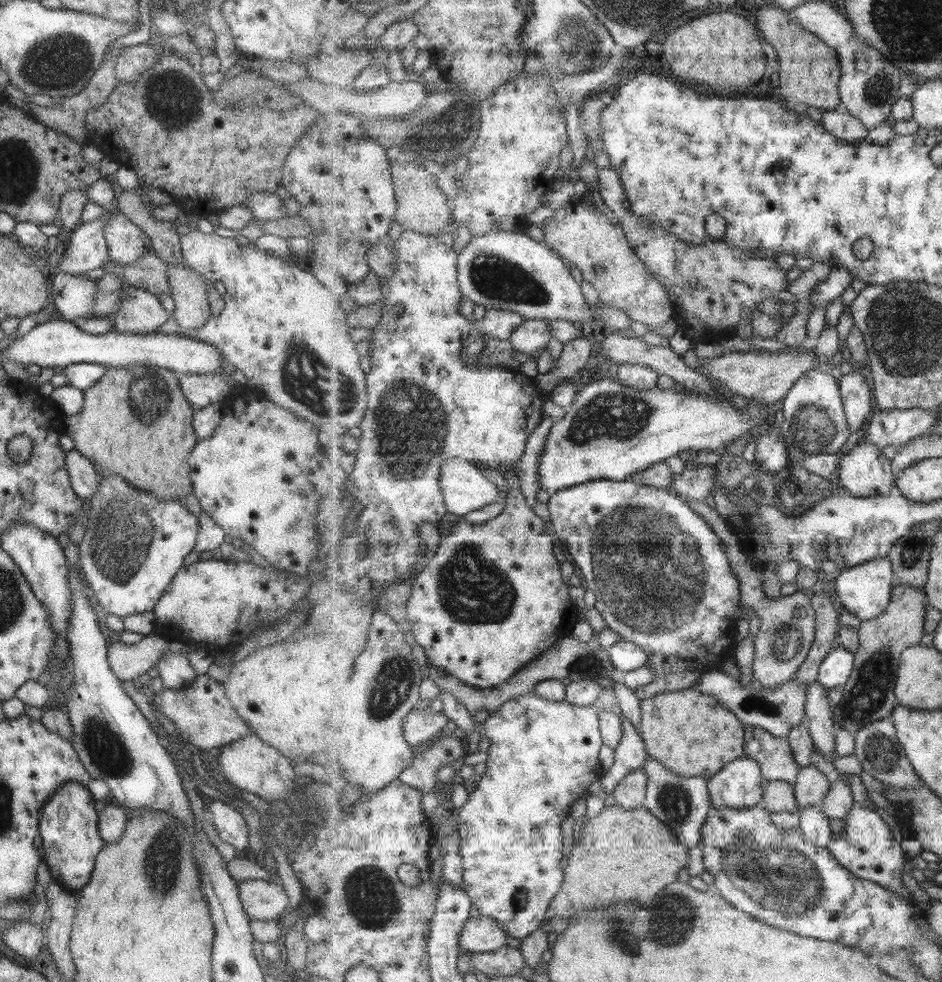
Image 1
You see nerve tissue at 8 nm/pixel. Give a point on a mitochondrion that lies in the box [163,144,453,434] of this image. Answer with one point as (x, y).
(304, 381)

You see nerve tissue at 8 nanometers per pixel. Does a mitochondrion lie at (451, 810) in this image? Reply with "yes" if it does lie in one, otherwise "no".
no

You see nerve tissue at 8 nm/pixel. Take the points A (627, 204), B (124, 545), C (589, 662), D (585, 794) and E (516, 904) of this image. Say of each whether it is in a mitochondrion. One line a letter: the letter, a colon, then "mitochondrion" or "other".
A: other
B: mitochondrion
C: mitochondrion
D: other
E: other

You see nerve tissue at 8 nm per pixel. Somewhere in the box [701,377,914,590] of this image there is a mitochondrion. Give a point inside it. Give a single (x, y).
(813, 428)

